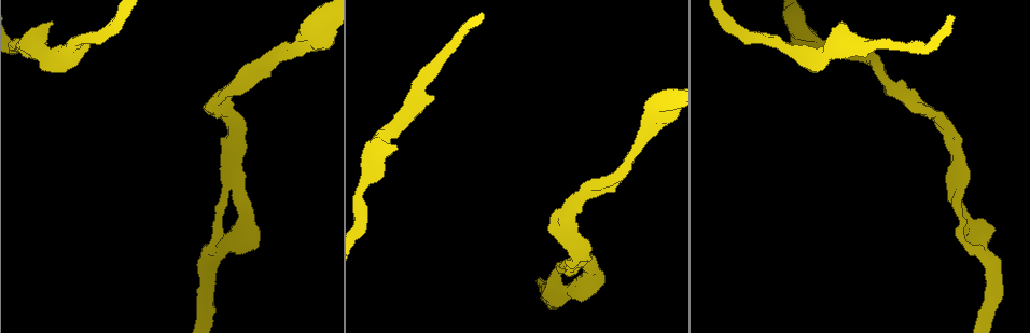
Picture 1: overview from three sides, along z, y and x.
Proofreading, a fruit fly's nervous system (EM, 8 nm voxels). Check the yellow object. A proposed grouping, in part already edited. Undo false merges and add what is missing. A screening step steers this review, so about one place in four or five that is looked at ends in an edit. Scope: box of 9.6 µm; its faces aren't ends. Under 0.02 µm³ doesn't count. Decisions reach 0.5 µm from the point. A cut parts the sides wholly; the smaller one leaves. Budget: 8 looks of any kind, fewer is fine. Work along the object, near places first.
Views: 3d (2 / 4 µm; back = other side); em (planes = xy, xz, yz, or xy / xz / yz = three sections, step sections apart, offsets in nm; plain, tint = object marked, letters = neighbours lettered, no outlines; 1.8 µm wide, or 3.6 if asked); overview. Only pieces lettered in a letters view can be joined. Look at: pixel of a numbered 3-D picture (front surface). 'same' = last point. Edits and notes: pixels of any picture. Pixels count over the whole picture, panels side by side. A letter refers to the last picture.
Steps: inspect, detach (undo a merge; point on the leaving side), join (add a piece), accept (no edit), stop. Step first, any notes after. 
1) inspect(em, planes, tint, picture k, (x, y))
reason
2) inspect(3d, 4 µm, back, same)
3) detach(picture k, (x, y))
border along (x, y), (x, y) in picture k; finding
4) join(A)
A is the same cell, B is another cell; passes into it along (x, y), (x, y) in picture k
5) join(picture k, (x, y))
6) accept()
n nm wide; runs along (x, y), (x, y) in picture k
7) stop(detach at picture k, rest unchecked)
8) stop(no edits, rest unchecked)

inspect(3d, 4 µm, picture 1, (434, 98))
stops while still wide

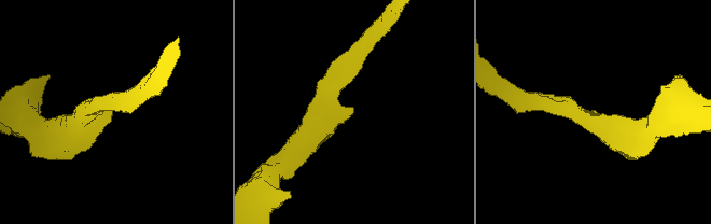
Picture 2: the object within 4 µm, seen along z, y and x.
inspect(em, planes, letters, picture 2, (592, 113))
need the tissue

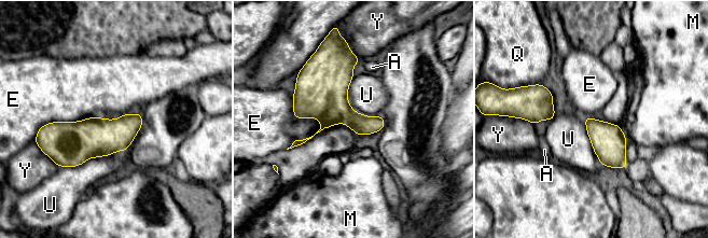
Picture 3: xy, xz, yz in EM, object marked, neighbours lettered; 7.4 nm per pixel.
accept()
220 nm wide; A, E, M, Q, U and Y are other cells; border along (291, 94), (319, 128), (286, 149) in picture 3; none of them fits

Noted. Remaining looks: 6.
inspect(em, planes, letters, picture 1, (841, 21))
free end

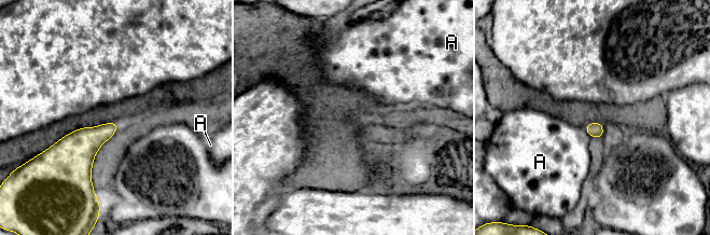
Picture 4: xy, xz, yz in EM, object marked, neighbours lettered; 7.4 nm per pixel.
accept()
A touches over 100 nm; A is another cell; none of them fits

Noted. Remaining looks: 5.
inspect(3d, 4 µm, picture 1, (969, 180))
an open end

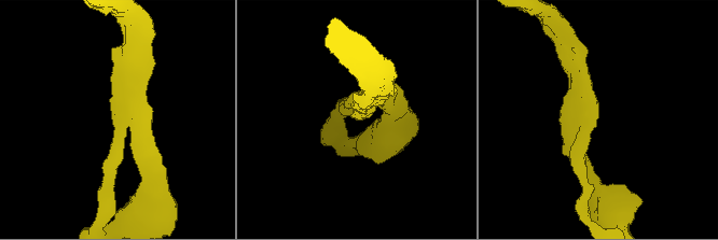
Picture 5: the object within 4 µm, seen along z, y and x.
inspect(em, 3.6 µm, xz, step 16, letters, picture 5, (355, 118))
need the tissue

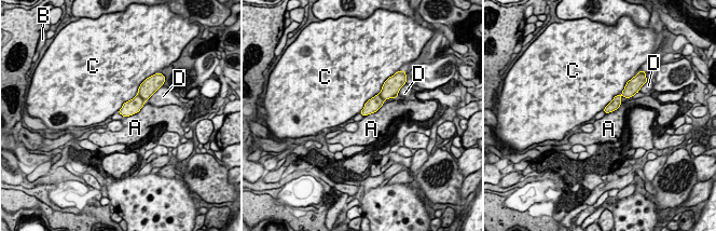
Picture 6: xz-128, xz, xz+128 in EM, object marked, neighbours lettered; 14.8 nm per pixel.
accept()
A, B, C and D are other cells; border along (118, 111), (125, 117) in picture 6; no lettered piece goes on from it

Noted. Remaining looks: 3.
inspect(em, planes, letters, picture 1, (567, 229))
branch point

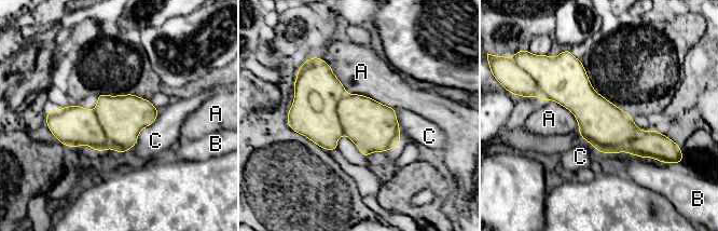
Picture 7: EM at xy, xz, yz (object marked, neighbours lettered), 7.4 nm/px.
accept()
A, B and C are other cells; runs along (541, 94), (661, 141) in picture 7; continuous, no second neuron

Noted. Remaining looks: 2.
stop(no edits, rest unchecked)

